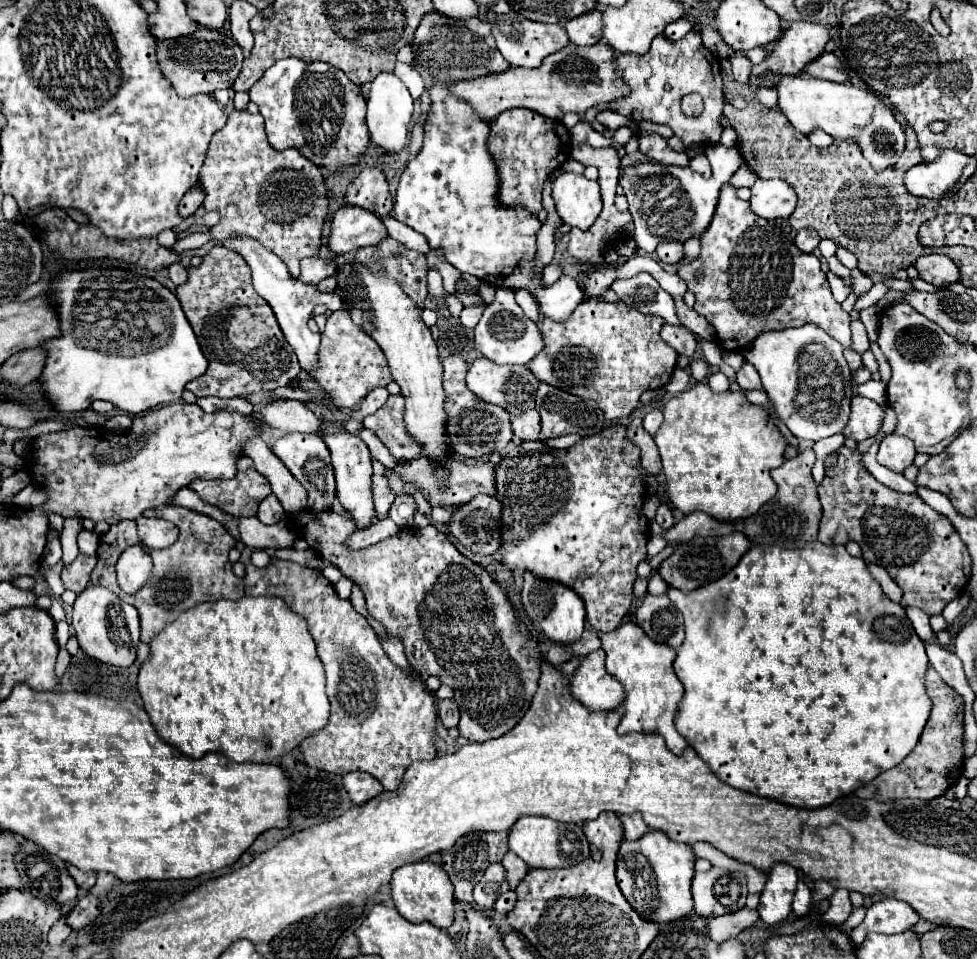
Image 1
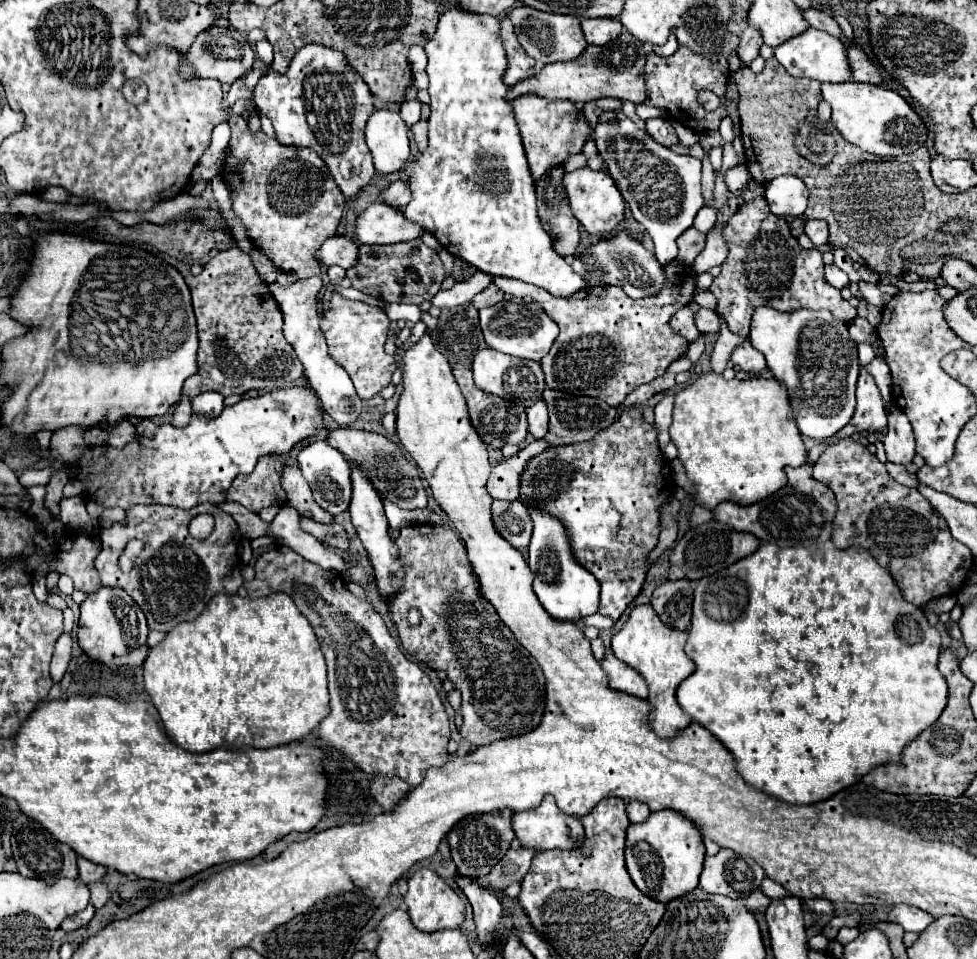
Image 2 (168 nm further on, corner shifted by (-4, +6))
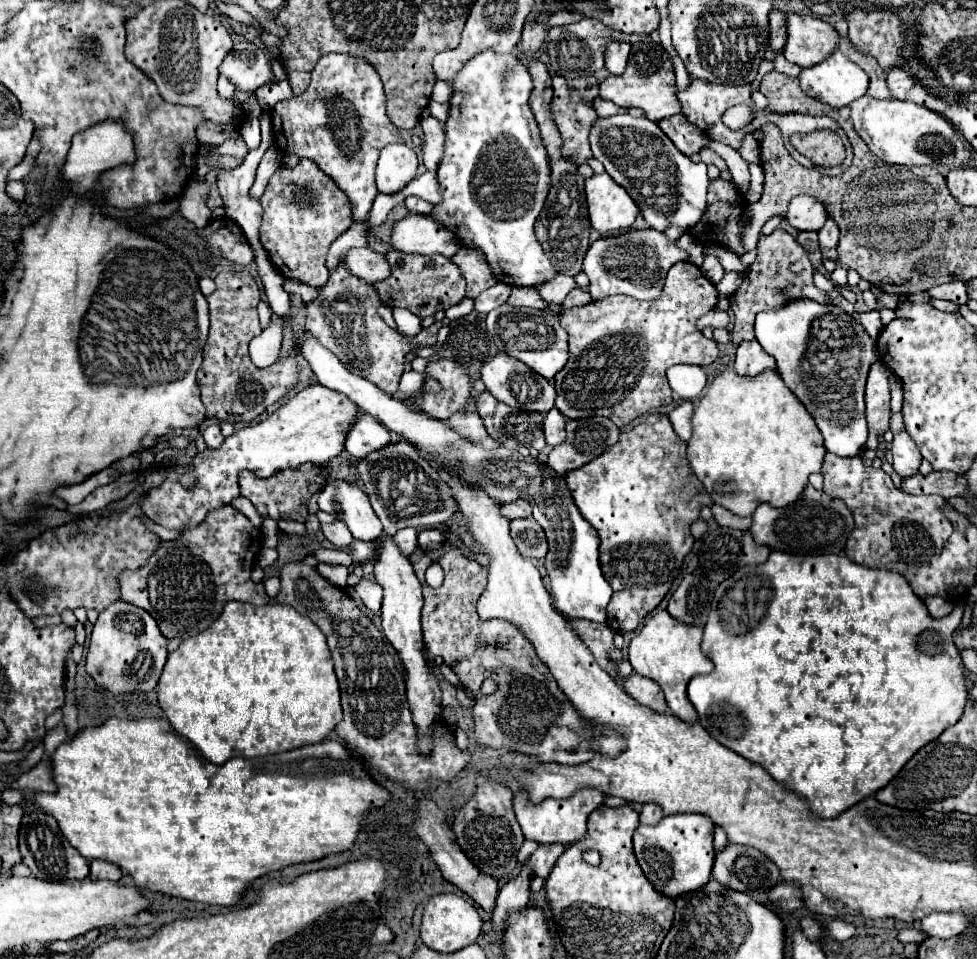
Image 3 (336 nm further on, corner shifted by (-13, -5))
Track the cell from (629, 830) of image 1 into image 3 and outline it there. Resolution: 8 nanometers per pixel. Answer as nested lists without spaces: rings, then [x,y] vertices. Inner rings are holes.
[[[649,802],[641,810],[641,824],[657,824],[663,818],[663,810],[659,810],[657,804]]]

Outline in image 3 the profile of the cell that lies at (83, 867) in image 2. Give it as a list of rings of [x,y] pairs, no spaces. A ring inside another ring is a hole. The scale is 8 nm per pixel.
[[[93,860],[89,878],[91,880],[113,880],[113,882],[119,882],[123,878],[123,874],[121,874],[121,868],[117,864],[113,864],[113,862]]]

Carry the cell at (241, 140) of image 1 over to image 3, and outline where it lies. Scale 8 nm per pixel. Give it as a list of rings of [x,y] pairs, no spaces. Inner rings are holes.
[[[303,158],[295,168],[279,166],[271,176],[265,194],[261,196],[263,206],[263,224],[261,224],[261,242],[271,254],[273,264],[285,278],[301,280],[309,286],[323,286],[329,278],[329,270],[325,266],[329,246],[351,226],[351,204],[343,192],[335,186],[335,182],[317,168],[313,160]]]

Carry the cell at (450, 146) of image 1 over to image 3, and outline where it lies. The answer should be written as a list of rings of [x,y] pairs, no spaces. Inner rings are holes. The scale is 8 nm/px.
[[[485,50],[463,66],[451,86],[453,96],[447,118],[445,156],[437,168],[443,202],[433,208],[431,216],[449,228],[463,246],[481,250],[499,282],[509,286],[539,286],[551,280],[557,272],[533,232],[533,224],[539,218],[551,188],[549,156],[541,140],[537,120],[529,108],[533,80],[527,68],[515,60],[513,54],[499,56],[493,50]],[[505,68],[511,68],[511,78],[503,78]]]

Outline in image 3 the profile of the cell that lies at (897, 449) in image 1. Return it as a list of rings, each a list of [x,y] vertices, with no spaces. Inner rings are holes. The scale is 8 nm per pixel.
[[[901,414],[891,416],[891,432],[893,432],[893,444],[891,444],[893,468],[901,478],[907,478],[919,470],[921,452],[917,444],[911,440],[911,436],[907,434]]]

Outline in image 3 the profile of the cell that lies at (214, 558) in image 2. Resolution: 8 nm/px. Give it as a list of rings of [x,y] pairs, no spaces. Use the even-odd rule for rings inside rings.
[[[233,506],[217,508],[215,512],[209,512],[203,524],[185,530],[185,534],[179,540],[173,542],[161,542],[159,550],[149,558],[149,562],[137,570],[137,572],[123,572],[121,574],[121,600],[131,602],[143,610],[147,610],[159,624],[165,638],[181,638],[187,640],[191,636],[197,636],[205,628],[211,626],[213,620],[219,618],[223,606],[229,600],[249,602],[249,604],[265,604],[271,598],[265,598],[263,584],[255,584],[249,574],[257,560],[257,552],[261,548],[261,530],[253,526],[239,510]]]

